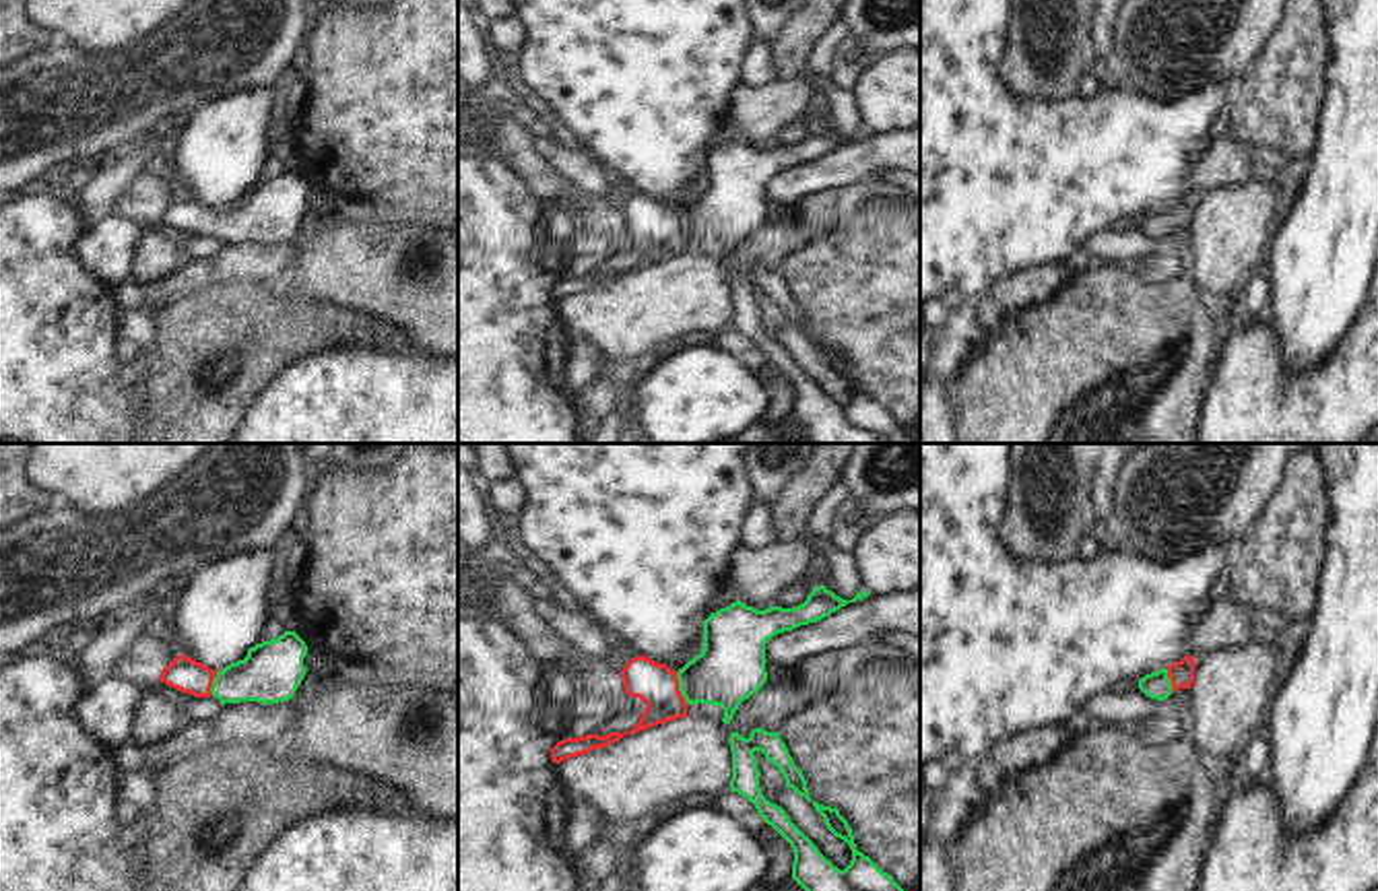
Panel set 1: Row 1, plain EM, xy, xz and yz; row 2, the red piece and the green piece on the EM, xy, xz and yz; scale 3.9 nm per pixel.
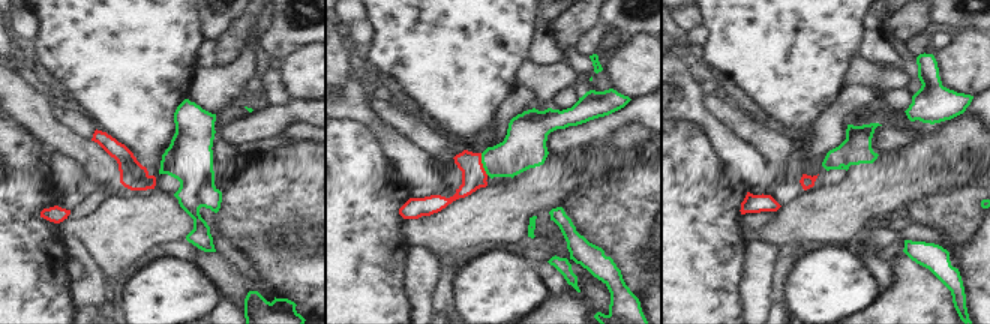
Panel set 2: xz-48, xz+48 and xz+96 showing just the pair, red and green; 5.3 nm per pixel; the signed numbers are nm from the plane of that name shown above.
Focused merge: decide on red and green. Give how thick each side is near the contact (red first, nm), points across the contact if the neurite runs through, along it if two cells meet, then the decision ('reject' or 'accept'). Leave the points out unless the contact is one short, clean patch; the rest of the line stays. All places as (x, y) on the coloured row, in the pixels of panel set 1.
170/260 nm | across xz (657, 685), (661, 689), (677, 689), (723, 675), (731, 667) | accept

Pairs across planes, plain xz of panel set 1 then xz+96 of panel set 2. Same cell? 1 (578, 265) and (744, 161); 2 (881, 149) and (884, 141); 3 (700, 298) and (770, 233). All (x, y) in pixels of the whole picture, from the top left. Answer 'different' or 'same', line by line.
1: different
2: same
3: same

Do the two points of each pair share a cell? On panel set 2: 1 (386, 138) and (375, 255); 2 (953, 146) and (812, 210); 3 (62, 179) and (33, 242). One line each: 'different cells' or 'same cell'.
1: different cells
2: same cell
3: different cells

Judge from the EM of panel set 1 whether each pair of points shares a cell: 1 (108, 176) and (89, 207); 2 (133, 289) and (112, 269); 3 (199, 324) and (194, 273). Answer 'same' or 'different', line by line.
1: same
2: different
3: different

